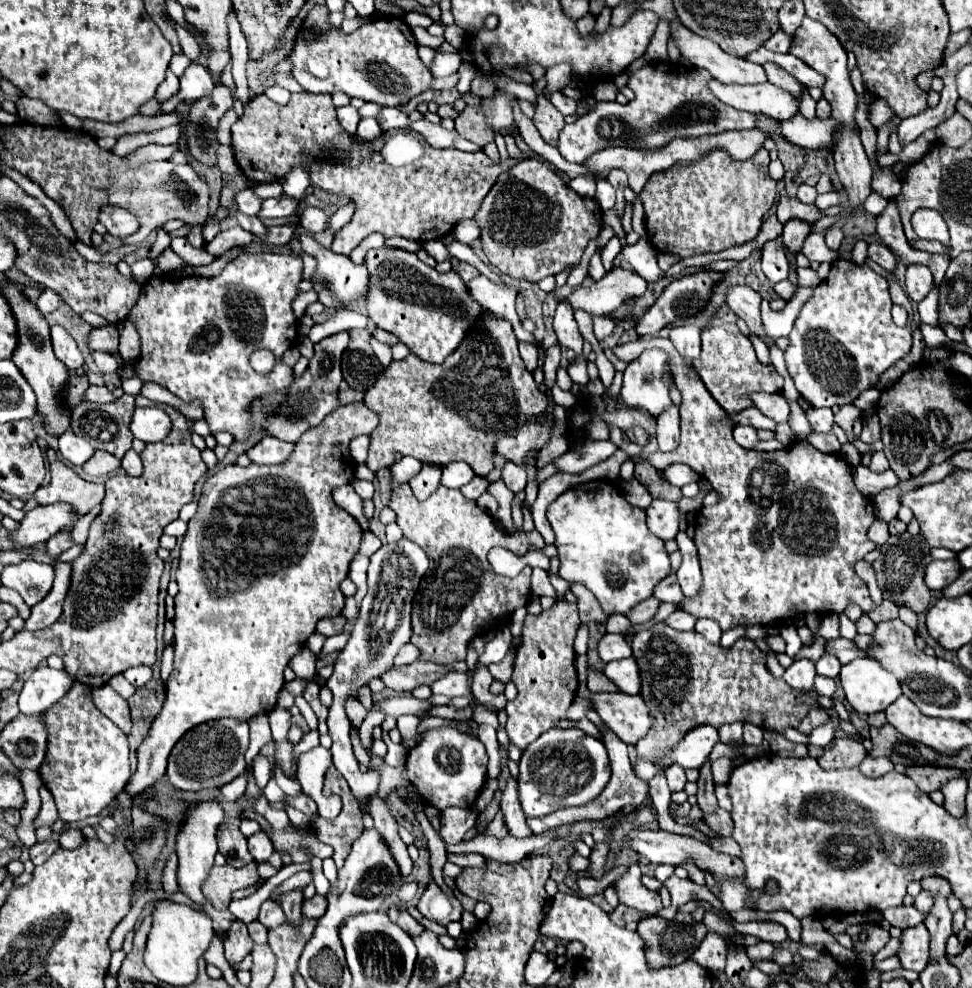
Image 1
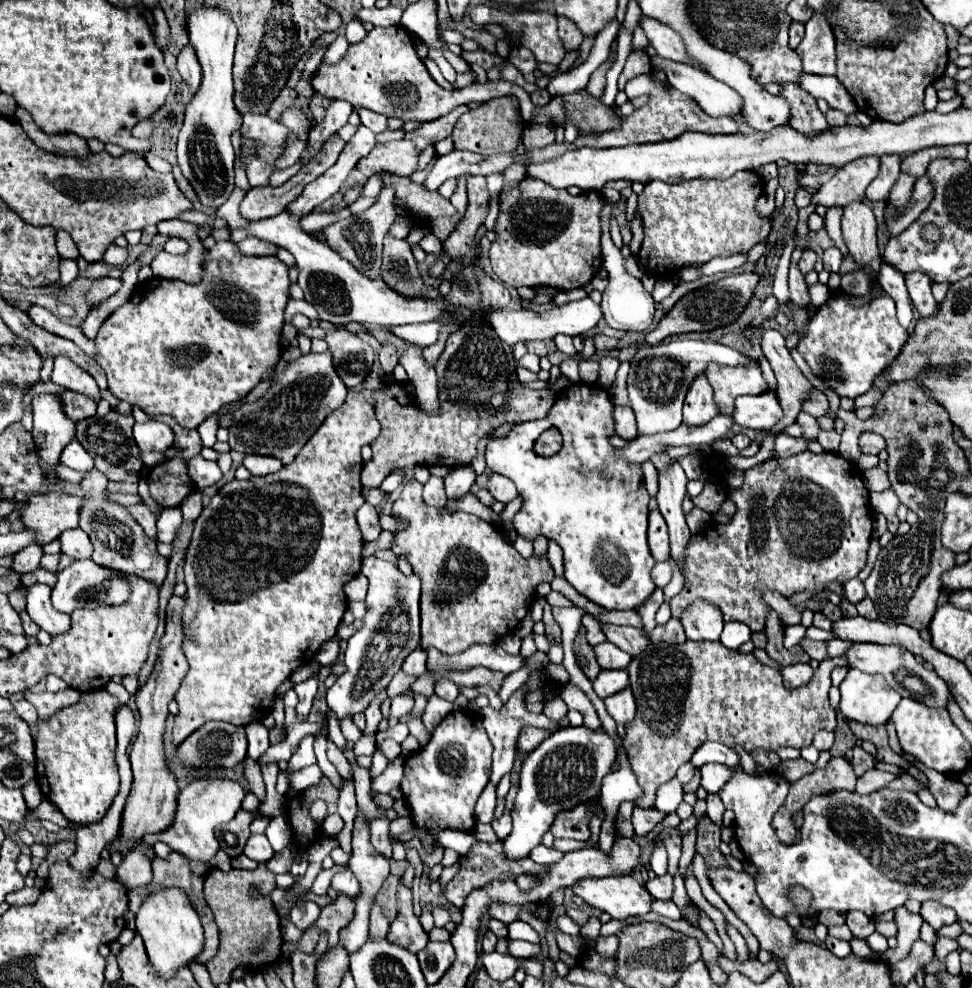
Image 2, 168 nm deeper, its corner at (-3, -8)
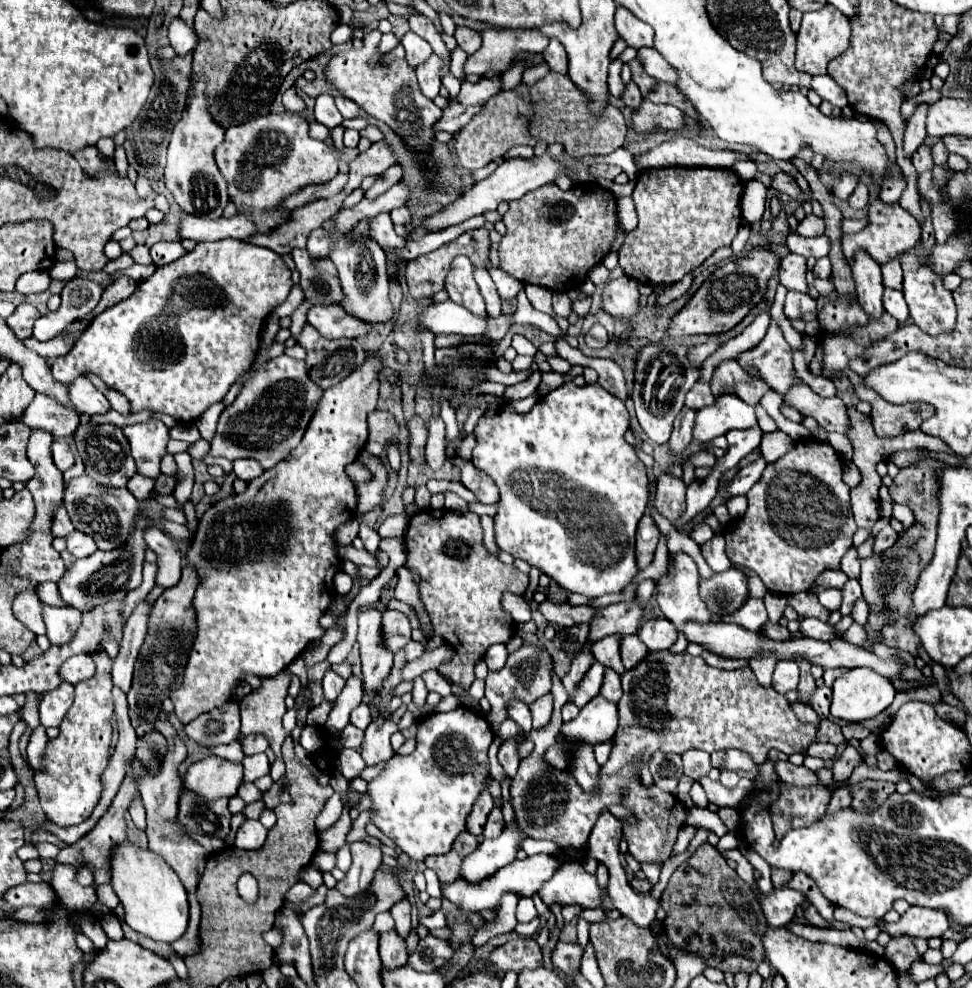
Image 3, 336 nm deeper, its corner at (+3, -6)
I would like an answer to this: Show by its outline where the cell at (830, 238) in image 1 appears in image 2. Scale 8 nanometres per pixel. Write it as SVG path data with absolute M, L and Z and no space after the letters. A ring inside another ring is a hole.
M828 248L826 252L824 252L824 256L822 256L822 262L824 262L824 268L828 270L828 272L838 272L838 268L840 268L840 264L842 264L842 254L840 254L840 250L838 248Z

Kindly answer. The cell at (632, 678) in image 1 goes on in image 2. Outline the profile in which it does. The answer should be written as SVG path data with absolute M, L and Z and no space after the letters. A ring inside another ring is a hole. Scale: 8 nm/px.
M600 670L600 674L596 676L592 684L598 698L604 700L606 696L628 688L628 672L626 670Z

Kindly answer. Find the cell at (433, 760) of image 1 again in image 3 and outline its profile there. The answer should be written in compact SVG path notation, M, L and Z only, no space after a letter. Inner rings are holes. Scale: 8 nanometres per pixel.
M464 706L420 720L416 750L408 756L392 756L386 770L368 784L372 808L376 810L372 822L412 860L424 860L432 854L446 854L456 836L466 830L466 818L472 812L474 800L484 788L484 780L488 776L488 746L492 740L492 726L480 714Z

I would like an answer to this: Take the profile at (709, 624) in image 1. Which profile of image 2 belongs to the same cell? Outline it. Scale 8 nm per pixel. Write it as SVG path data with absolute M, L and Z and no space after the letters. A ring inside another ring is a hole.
M694 602L692 606L688 606L688 610L684 610L680 622L684 626L686 638L696 642L718 640L724 626L720 610L710 602Z

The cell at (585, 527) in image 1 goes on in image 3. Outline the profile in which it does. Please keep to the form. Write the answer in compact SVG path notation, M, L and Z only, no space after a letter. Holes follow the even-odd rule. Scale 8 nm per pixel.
M566 382L560 388L548 392L542 396L534 408L528 414L516 414L510 412L510 406L504 404L500 406L498 414L492 418L480 418L474 434L476 434L476 448L472 452L472 462L484 470L498 486L500 490L500 500L498 500L498 514L494 516L494 526L496 526L496 544L500 550L506 550L514 558L526 560L530 566L538 566L544 574L554 578L566 592L576 592L588 598L600 598L606 594L620 594L624 592L636 578L638 574L638 564L636 564L636 526L638 520L642 518L646 504L648 504L648 478L644 464L636 456L634 448L624 440L624 432L630 428L628 420L628 410L620 398L604 390L600 384L584 384L576 386L574 382Z

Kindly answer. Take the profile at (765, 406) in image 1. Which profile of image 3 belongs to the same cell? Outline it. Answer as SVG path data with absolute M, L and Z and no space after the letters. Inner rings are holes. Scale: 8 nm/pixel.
M734 394L720 396L712 406L698 410L694 438L710 442L734 428L752 428L758 424L756 404L746 404Z

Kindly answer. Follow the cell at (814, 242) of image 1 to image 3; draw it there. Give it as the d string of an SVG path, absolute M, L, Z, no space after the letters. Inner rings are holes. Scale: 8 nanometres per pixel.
M788 254L780 262L780 274L778 280L788 288L788 290L798 290L798 292L808 292L808 282L806 282L806 258L800 254Z

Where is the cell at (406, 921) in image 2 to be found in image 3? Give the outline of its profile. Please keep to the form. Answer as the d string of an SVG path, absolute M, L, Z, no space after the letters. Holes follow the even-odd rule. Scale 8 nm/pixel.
M396 928L382 932L382 936L380 936L380 958L382 958L382 964L386 964L388 968L396 968L396 966L406 964L406 960L408 960L406 940L396 932Z

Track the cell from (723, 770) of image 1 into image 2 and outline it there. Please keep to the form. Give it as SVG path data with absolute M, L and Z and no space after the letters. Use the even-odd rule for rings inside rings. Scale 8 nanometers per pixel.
M708 794L706 797L707 804L707 815L714 824L722 824L723 814L726 810L724 804L722 804L722 800L718 798L718 794Z

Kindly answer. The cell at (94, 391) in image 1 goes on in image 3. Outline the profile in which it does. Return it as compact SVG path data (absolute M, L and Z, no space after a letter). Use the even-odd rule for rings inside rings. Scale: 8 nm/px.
M36 394L22 418L30 428L50 430L54 438L72 436L80 424L80 412L68 408L46 394Z

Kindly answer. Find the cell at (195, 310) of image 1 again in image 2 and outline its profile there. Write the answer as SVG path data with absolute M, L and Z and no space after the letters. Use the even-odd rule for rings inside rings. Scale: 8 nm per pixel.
M218 240L206 252L204 272L202 272L202 280L198 284L188 284L188 282L182 282L182 280L164 280L164 278L152 278L152 280L140 282L136 286L134 294L130 296L130 300L124 306L120 306L116 312L112 312L112 316L100 326L98 336L94 340L96 342L96 362L108 374L110 392L118 400L126 400L132 406L138 406L148 416L168 414L168 416L176 418L176 422L184 428L198 428L220 406L244 398L260 383L262 374L280 360L280 354L282 354L280 334L282 334L282 326L284 326L284 308L286 308L286 302L288 302L288 288L290 288L290 280L288 280L288 266L286 264L282 264L276 256L256 258L256 256L240 254L240 250L236 250L236 244L232 244L230 240Z

